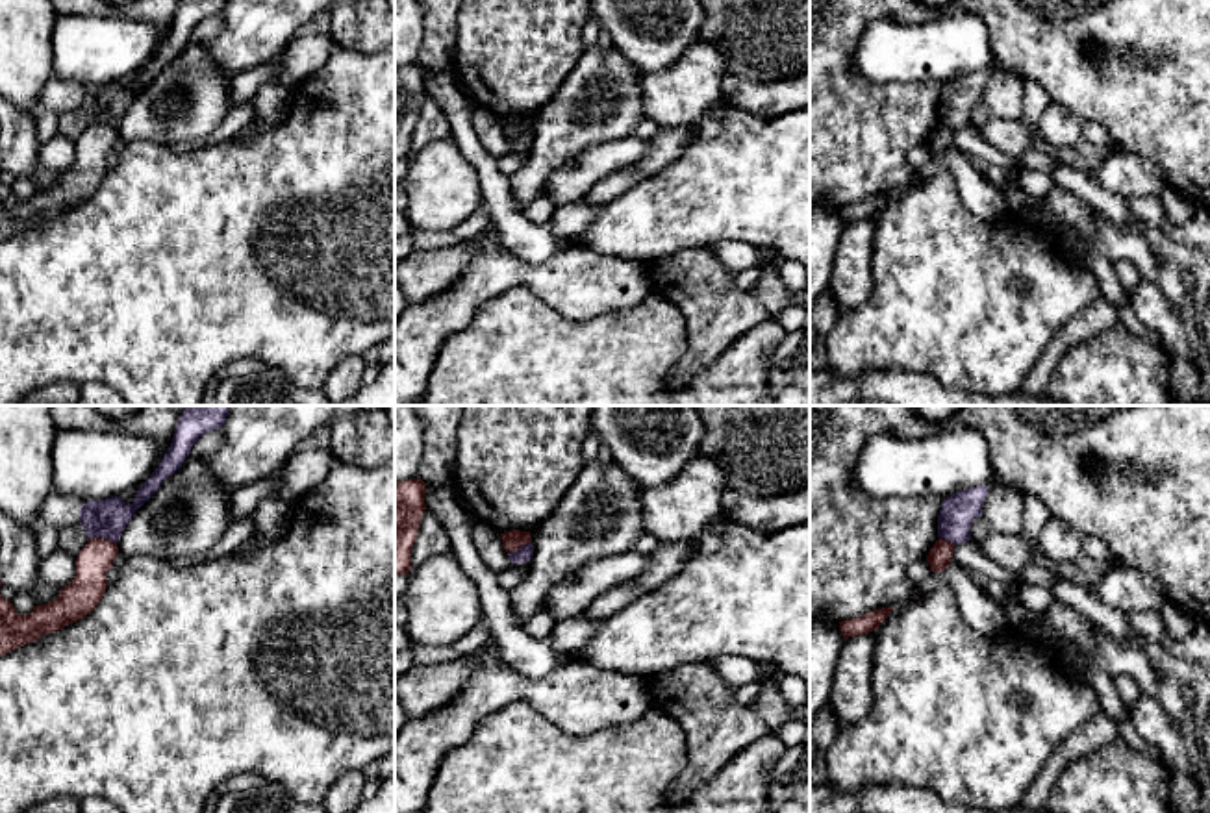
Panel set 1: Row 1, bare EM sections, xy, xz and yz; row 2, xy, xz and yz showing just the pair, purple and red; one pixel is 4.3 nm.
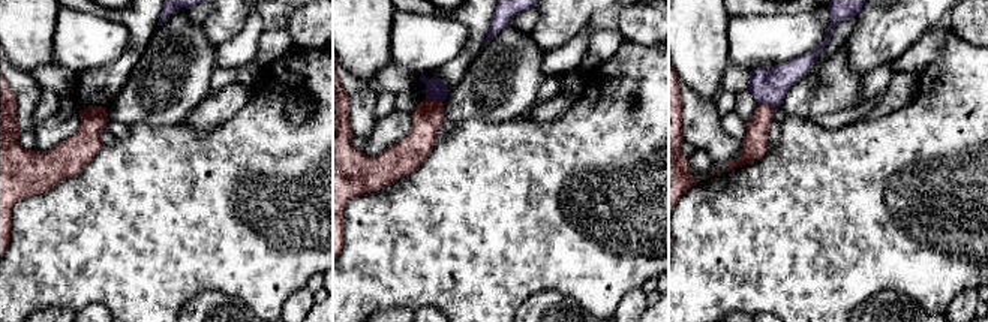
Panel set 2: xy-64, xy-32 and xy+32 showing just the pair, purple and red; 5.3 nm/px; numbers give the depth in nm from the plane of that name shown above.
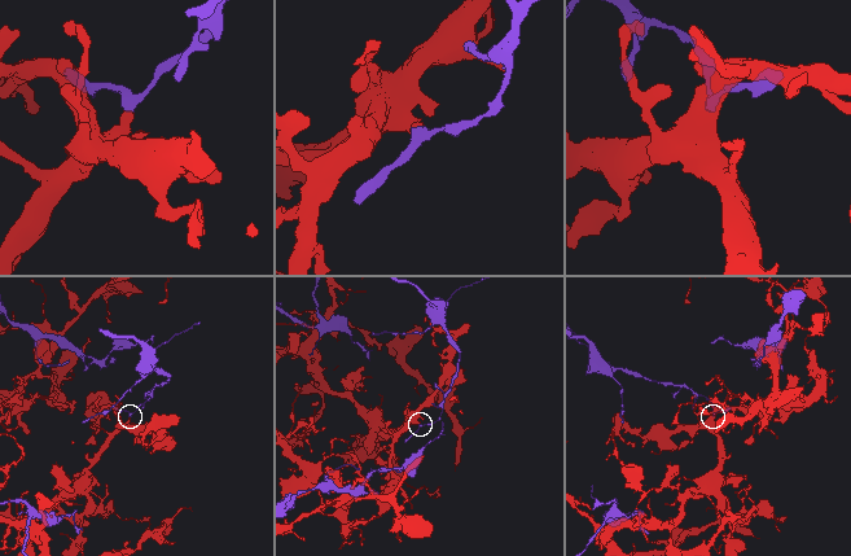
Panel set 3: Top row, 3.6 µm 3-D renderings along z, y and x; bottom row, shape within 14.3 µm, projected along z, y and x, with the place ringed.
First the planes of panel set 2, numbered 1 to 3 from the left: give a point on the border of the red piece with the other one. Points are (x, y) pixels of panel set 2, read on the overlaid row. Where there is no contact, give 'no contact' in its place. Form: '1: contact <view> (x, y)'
1: no contact
2: contact xy-32 (434, 99)
3: contact xy+32 (766, 104)

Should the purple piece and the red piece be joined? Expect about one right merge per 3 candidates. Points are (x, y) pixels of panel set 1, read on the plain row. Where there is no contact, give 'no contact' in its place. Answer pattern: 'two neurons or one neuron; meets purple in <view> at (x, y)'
two neurons; meets purple in xy at (102, 123)

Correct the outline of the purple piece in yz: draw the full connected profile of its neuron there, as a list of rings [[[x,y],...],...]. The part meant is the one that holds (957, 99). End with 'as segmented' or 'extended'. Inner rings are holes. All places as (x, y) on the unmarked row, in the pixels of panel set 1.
[[[980,70],[943,83],[938,100],[938,122],[954,131],[971,126],[971,109],[982,100],[986,81],[988,70]]]; as segmented

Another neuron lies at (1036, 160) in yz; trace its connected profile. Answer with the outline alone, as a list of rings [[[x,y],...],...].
[[[1028,148],[1025,152],[1025,156],[1015,161],[1015,165],[1052,174],[1060,163],[1045,152],[1038,152],[1036,148]]]

